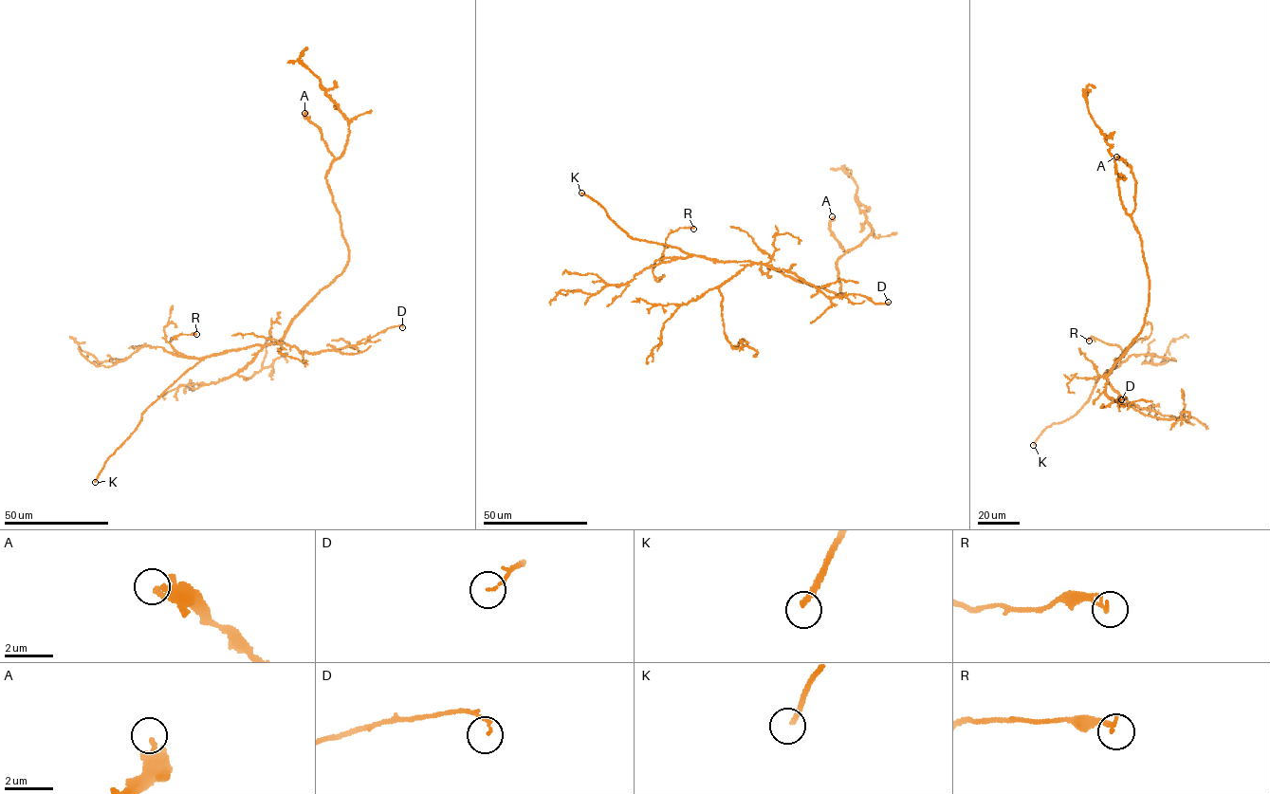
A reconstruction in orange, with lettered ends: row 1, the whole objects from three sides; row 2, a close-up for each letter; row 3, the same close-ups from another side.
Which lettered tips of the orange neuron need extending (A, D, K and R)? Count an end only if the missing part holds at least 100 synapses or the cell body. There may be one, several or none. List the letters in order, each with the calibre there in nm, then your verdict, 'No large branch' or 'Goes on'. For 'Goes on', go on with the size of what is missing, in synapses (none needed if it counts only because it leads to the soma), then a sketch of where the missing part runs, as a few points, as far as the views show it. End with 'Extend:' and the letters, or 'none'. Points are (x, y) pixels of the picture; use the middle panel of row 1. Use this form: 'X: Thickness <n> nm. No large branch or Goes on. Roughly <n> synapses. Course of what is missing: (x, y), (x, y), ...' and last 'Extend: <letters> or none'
A: Thickness 170 nm. No large branch
D: Thickness 100 nm. No large branch
K: Thickness 200 nm. Goes on. Course of what is missing: (581, 193), (542, 184), (512, 186), (509, 182)
R: Thickness 160 nm. No large branch
Extend: K

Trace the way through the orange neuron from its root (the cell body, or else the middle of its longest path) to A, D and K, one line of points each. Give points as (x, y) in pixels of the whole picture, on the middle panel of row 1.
A: (815, 286), (844, 294), (840, 291), (836, 263), (850, 250), (844, 250), (831, 235), (832, 216)
D: (815, 286), (798, 282), (768, 265), (795, 272), (827, 296), (857, 294), (876, 304), (888, 302)
K: (815, 286), (762, 264), (720, 262), (690, 254), (667, 245), (634, 239), (609, 217), (602, 207), (581, 193)

